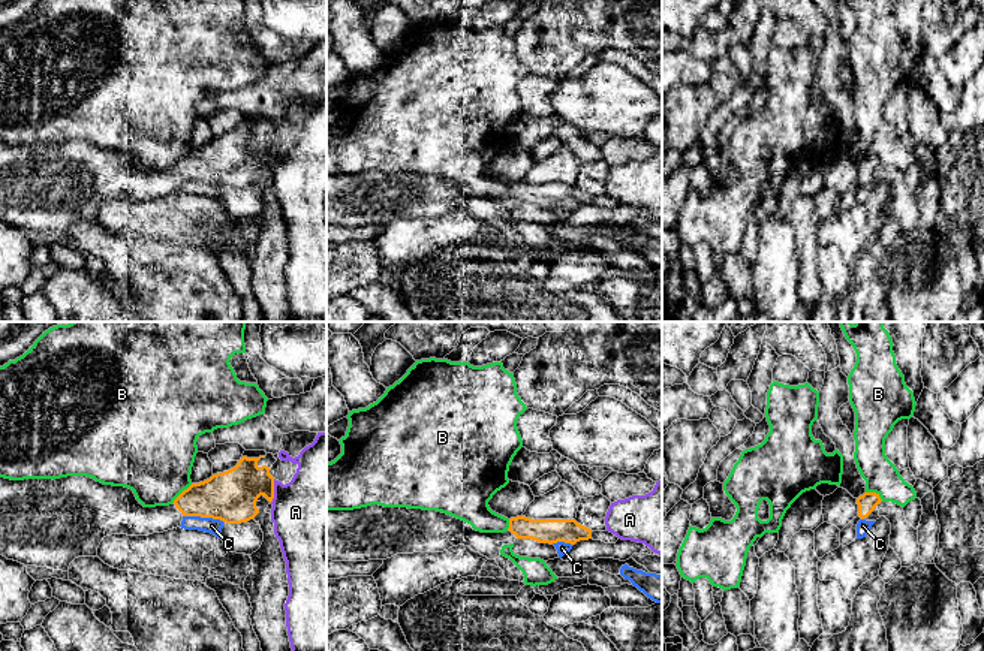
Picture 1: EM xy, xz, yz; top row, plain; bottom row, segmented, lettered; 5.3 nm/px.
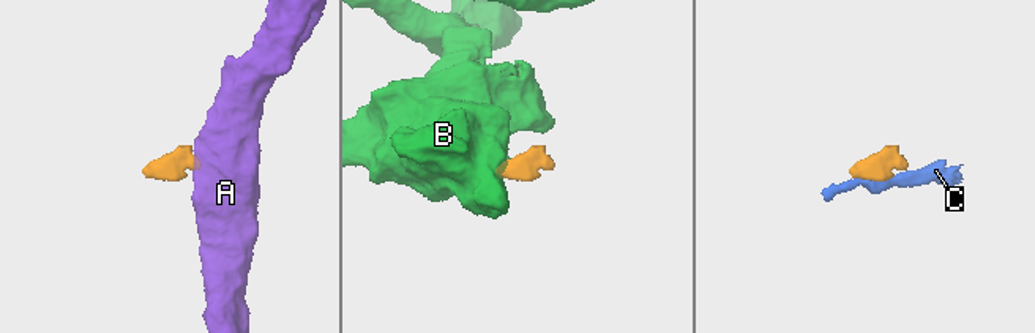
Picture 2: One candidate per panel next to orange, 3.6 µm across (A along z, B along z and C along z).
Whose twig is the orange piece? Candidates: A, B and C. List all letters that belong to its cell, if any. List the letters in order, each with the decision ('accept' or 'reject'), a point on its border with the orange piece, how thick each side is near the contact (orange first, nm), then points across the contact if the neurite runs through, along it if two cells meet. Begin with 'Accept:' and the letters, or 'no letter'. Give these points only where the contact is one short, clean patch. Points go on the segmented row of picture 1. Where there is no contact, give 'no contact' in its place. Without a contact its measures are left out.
Accept: no letter
A: reject; meets orange in xy at (273, 491); 280 nm thick on the orange side, 440 nm on the other; border along xy (274, 479), (274, 497), (270, 502)
B: reject; meets orange in xy at (181, 493); 260 nm thick on the orange side, 420 nm on the other; border along xy (192, 484), (172, 502)
C: reject; meets orange in xy at (204, 517); 280 nm thick on the orange side, 80 nm on the other; border along xy (183, 515), (211, 517), (223, 523)

